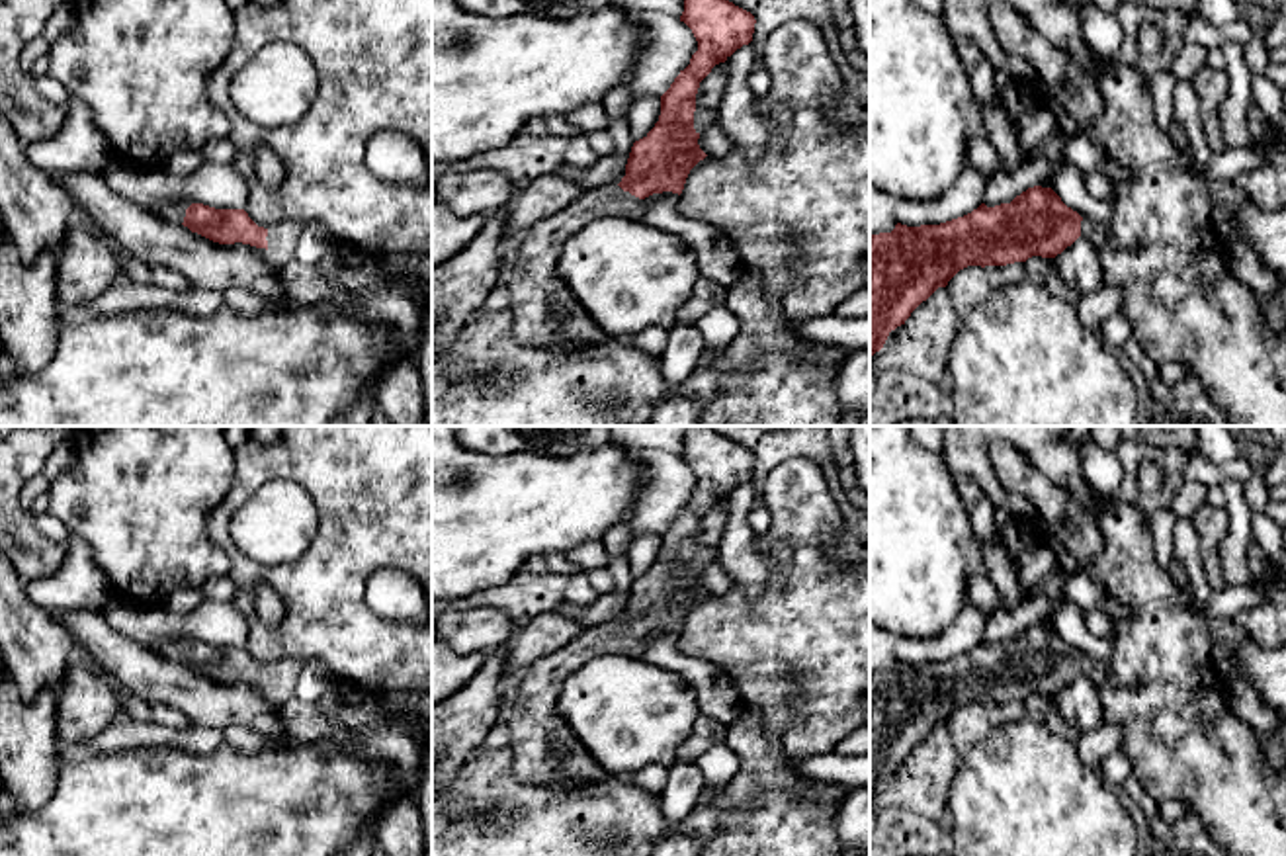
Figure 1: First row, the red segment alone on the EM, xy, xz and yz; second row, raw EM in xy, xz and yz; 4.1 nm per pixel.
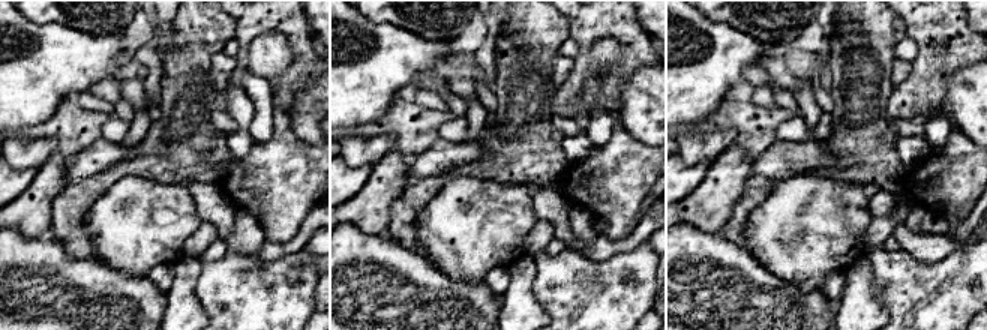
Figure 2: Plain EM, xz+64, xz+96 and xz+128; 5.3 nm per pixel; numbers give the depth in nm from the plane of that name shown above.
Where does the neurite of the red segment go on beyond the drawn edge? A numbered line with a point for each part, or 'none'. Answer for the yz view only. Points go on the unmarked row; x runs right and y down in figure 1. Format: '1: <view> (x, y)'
1: yz (1095, 669)

